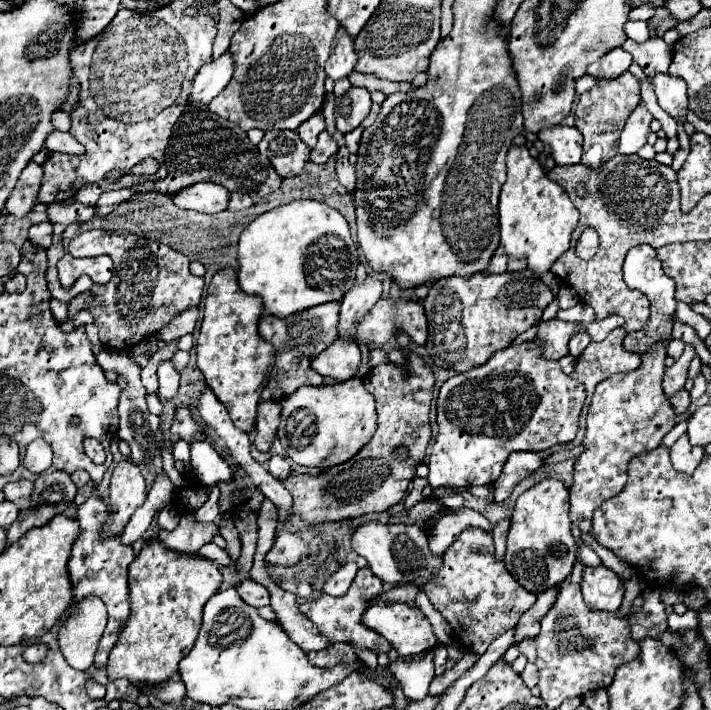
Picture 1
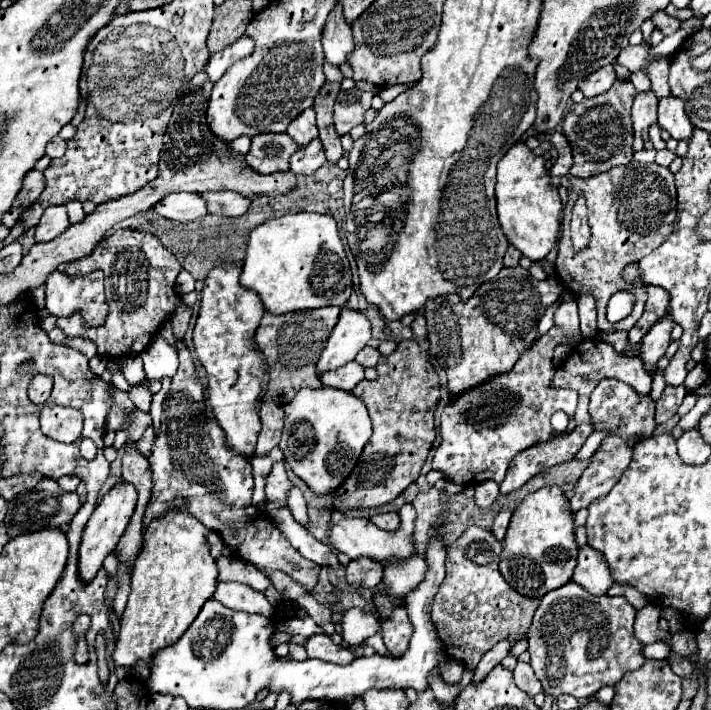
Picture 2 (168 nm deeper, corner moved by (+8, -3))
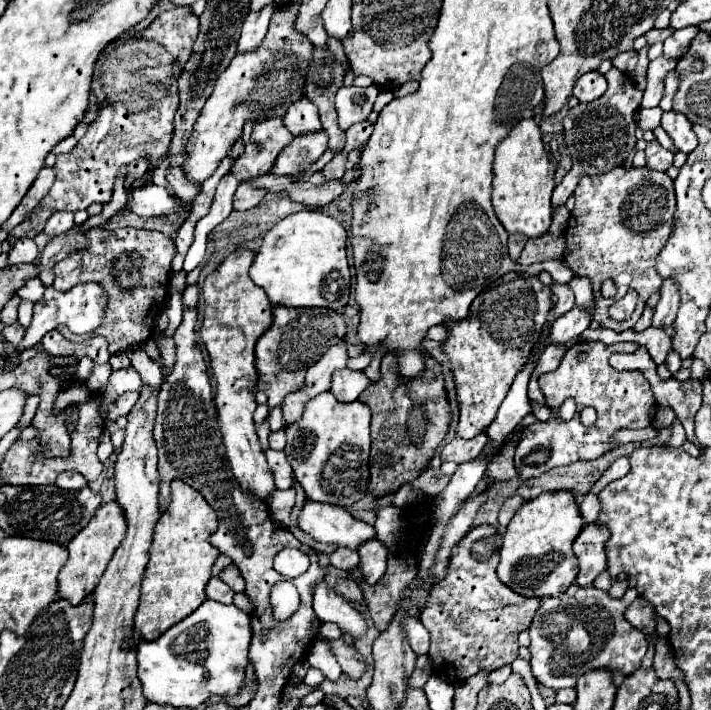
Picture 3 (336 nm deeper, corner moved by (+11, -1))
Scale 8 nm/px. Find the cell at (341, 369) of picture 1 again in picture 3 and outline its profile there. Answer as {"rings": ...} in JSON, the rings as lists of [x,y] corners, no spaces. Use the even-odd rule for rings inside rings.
{"rings":[[[343,368],[343,370],[337,370],[333,374],[331,392],[341,402],[353,402],[365,390],[367,384],[369,384],[369,378],[363,372],[355,372],[355,370]]]}

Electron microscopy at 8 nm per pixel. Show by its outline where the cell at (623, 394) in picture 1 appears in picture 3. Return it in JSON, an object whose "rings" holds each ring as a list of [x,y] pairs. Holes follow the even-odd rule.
{"rings":[[[665,280],[661,286],[661,300],[655,306],[653,312],[653,328],[667,328],[673,324],[677,310],[679,310],[679,294],[677,294],[677,284],[673,284],[673,280]]]}

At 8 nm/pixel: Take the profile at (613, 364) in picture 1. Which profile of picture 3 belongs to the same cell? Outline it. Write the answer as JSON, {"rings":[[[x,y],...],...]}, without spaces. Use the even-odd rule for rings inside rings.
{"rings":[[[579,340],[565,352],[555,372],[539,376],[539,386],[545,394],[547,406],[557,408],[567,396],[571,396],[575,398],[577,408],[593,406],[597,410],[597,422],[591,428],[585,428],[579,422],[579,416],[573,416],[573,420],[569,422],[563,422],[557,416],[551,416],[547,422],[535,422],[527,426],[523,440],[517,444],[517,450],[515,450],[515,468],[523,480],[541,476],[543,472],[555,466],[565,466],[577,460],[593,460],[601,456],[603,452],[613,448],[609,444],[609,438],[617,428],[645,428],[651,424],[647,418],[647,412],[649,412],[649,406],[655,402],[655,398],[653,398],[653,392],[649,396],[649,382],[639,370],[619,372],[611,368],[609,356],[613,354],[613,350],[615,352],[637,350],[637,344],[617,342],[613,346],[607,346],[603,342]]]}

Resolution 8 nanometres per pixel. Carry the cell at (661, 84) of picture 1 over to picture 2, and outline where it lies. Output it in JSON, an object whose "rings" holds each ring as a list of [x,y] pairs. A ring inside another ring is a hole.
{"rings":[[[662,98],[658,104],[658,124],[676,140],[690,140],[694,126],[690,124],[684,102],[680,98]]]}

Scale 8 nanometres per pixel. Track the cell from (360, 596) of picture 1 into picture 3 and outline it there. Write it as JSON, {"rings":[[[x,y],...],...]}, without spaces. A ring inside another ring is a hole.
{"rings":[[[379,540],[373,542],[365,542],[365,546],[361,546],[359,552],[359,570],[363,574],[363,580],[367,584],[377,584],[381,580],[381,576],[385,574],[387,568],[387,550]]]}

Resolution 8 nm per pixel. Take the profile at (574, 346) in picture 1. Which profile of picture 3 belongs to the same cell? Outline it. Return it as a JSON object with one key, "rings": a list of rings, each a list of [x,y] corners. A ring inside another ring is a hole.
{"rings":[[[553,282],[553,294],[557,296],[557,304],[553,306],[553,316],[555,318],[559,318],[559,316],[563,316],[565,312],[569,312],[573,306],[575,306],[575,296],[573,296],[573,292],[571,292],[571,288],[567,286],[567,284],[557,284],[557,282]]]}

